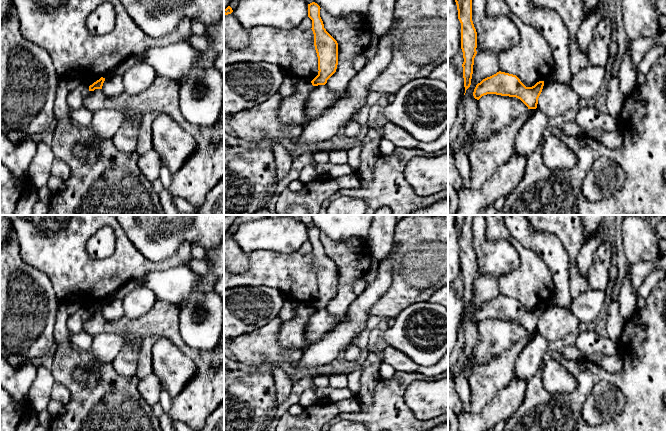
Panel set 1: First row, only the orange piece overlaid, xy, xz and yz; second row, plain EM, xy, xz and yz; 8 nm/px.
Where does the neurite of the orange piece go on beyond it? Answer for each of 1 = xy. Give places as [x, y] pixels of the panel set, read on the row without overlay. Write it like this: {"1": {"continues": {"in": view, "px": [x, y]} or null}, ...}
{"1": {"continues": null}}

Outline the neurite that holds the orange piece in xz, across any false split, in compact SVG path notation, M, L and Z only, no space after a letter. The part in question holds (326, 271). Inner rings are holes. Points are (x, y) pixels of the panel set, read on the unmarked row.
M308 228L308 241L312 244L314 270L318 281L318 299L311 305L313 310L325 309L336 296L338 289L338 267L326 255L320 241L320 230Z

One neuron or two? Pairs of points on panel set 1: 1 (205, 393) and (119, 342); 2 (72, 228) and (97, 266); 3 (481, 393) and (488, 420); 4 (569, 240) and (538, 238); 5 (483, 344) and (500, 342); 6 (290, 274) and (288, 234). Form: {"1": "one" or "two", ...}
{"1": "two", "2": "one", "3": "two", "4": "two", "5": "one", "6": "two"}

